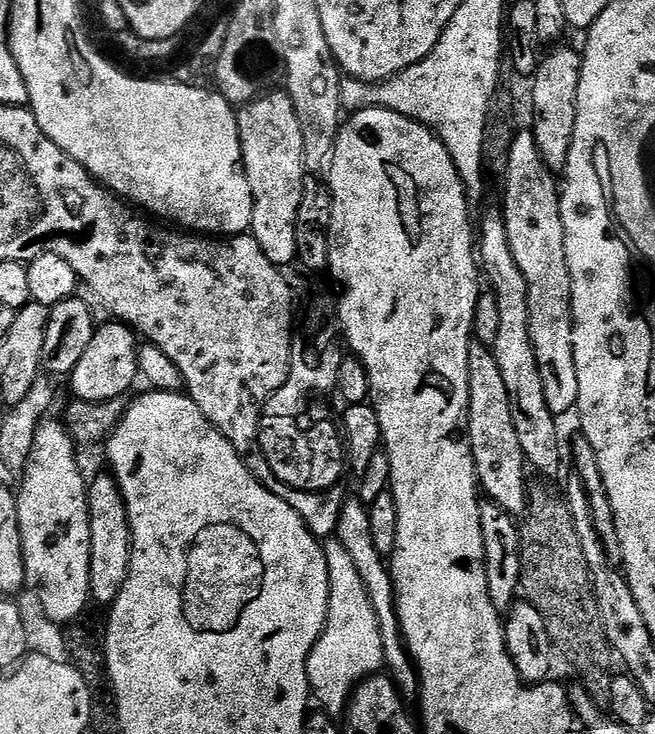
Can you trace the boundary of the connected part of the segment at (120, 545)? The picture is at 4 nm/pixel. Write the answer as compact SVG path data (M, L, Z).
M111 475L100 476L87 485L88 513L90 514L90 596L103 606L111 606L118 598L122 586L126 582L126 574L130 570L130 554L132 553L132 535L128 529L128 511L124 499L120 497L120 488Z

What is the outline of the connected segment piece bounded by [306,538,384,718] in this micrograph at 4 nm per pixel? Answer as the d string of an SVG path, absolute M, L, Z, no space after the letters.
M335 538L325 539L322 547L330 578L328 617L318 642L308 655L306 674L311 699L315 703L317 700L320 703L317 705L329 716L340 718L345 715L356 686L384 668L384 651L374 606L370 602L370 596L366 594L366 586L362 586L362 577L359 576L354 561L350 559L350 553Z

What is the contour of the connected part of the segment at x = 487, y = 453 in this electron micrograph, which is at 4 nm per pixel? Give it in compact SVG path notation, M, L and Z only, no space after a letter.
M473 342L468 348L468 377L470 378L468 441L472 447L472 461L476 467L479 487L483 495L499 508L513 514L523 513L526 508L526 495L524 496L526 461L522 454L522 446L518 446L518 433L514 430L510 394L506 394L502 370L498 370L496 355L492 353L489 345Z

